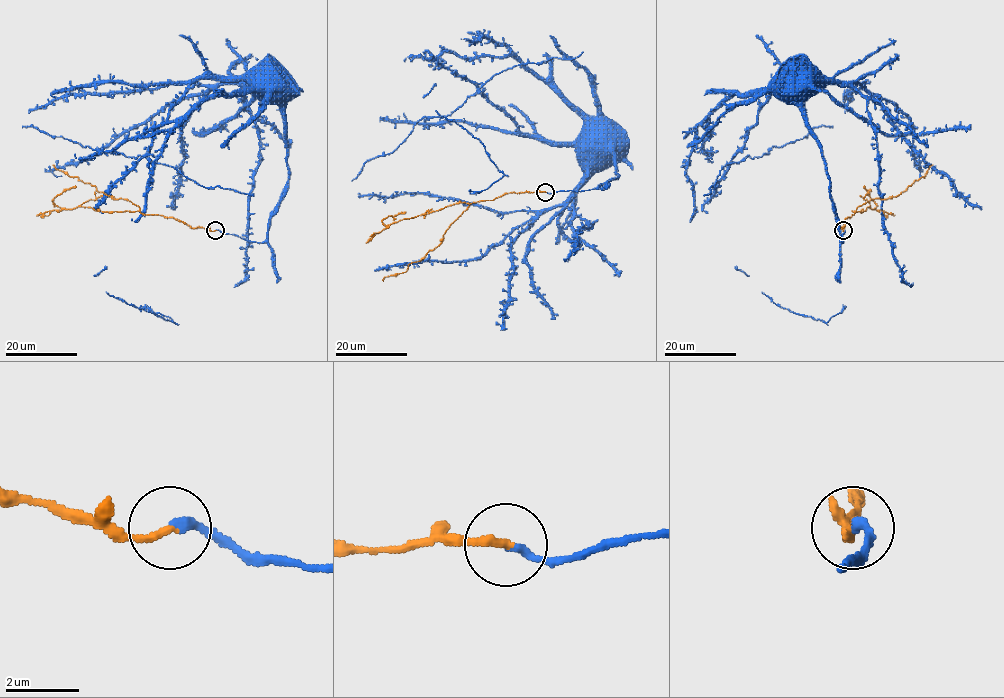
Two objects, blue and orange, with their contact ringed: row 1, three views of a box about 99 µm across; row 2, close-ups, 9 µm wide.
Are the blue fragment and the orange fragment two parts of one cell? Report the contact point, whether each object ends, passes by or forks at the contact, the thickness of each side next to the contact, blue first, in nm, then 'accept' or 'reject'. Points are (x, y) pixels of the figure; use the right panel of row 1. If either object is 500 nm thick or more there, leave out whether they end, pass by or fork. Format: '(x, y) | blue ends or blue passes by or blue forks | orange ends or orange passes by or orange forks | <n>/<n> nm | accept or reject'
(843, 230) | blue ends | orange ends | 240/220 nm | accept

